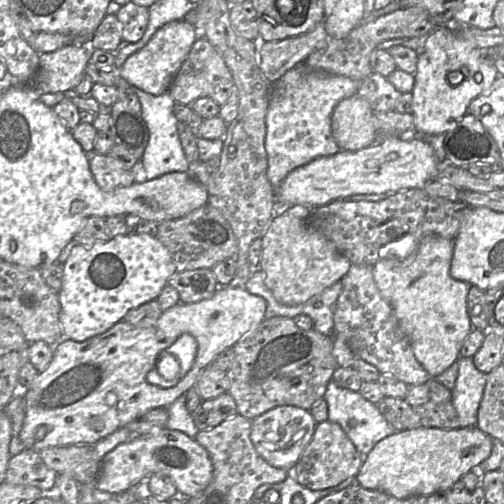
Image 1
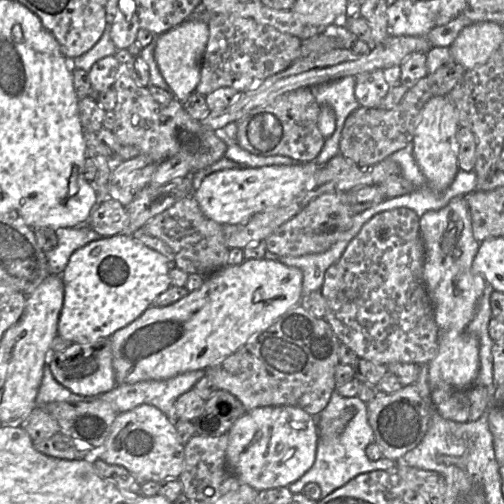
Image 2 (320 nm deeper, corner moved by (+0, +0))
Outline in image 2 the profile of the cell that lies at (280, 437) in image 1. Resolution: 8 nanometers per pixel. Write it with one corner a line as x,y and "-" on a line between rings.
292,406
260,407
245,412
227,432
228,470
258,492
288,487
314,464
318,444
317,418

